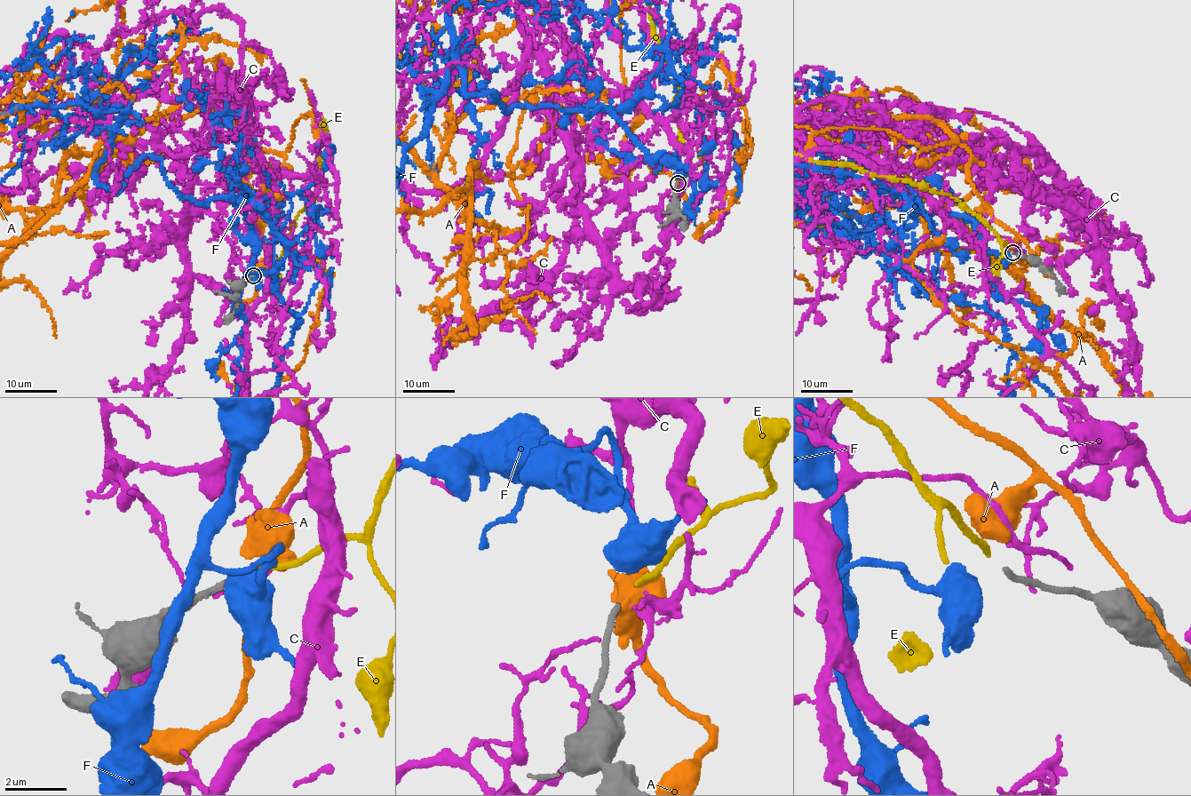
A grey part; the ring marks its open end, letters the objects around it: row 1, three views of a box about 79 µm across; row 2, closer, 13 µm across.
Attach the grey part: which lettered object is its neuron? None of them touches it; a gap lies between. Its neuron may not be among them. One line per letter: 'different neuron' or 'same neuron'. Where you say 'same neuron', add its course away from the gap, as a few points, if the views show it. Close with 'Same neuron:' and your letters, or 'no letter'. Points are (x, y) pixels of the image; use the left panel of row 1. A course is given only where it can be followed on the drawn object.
A: different neuron
C: different neuron
E: same neuron
F: different neuron
Same neuron: E

